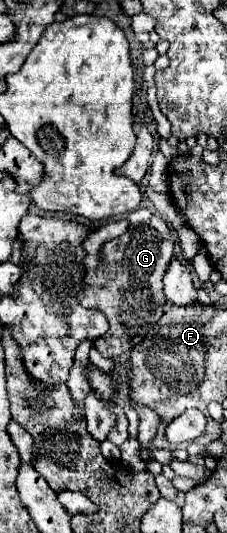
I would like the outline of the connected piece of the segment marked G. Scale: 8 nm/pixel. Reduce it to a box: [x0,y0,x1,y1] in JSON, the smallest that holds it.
[79,219,177,357]

